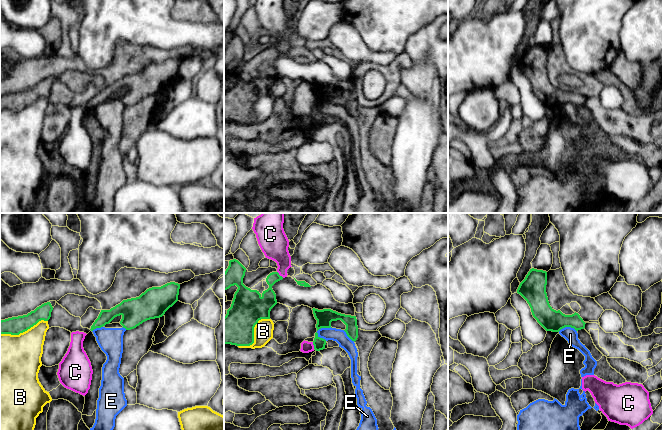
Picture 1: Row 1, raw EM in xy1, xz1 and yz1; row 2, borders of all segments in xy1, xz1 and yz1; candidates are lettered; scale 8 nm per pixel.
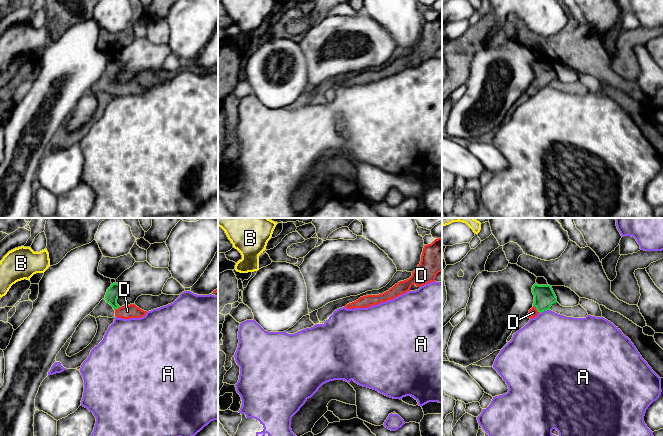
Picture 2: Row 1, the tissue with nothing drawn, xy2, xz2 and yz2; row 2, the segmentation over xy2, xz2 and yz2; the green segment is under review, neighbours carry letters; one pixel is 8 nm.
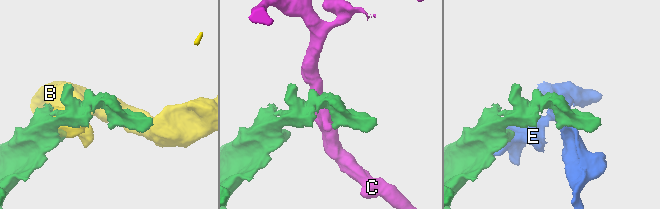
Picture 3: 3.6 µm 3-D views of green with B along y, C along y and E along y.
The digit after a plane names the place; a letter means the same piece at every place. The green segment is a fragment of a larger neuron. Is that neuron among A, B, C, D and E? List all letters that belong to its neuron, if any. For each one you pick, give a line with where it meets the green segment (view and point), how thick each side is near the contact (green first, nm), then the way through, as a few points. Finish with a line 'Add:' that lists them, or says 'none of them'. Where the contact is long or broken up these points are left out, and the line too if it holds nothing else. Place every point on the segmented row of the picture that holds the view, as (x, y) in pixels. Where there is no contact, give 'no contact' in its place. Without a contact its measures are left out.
D: contact yz2 (536, 308); calibres 170 and 70 nm; way yz2 (544, 296), (543, 301), (536, 308), (533, 312)
Add: D

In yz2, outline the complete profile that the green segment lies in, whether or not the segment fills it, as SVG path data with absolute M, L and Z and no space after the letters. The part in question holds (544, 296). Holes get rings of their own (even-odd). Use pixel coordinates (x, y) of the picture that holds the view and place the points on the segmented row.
M538 285L532 287L534 295L533 307L529 310L528 318L535 318L539 313L550 310L550 307L557 302L557 297L550 285Z

